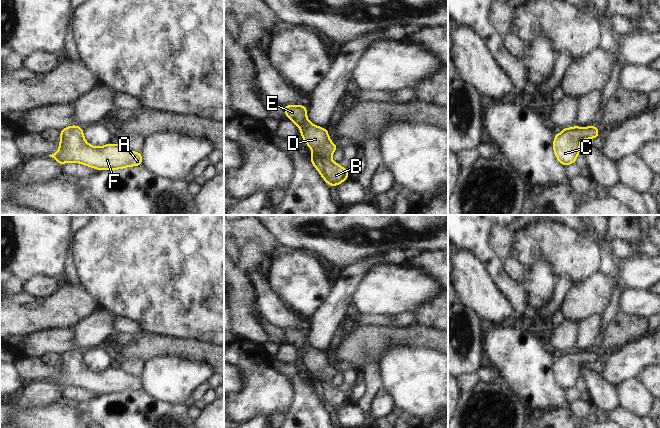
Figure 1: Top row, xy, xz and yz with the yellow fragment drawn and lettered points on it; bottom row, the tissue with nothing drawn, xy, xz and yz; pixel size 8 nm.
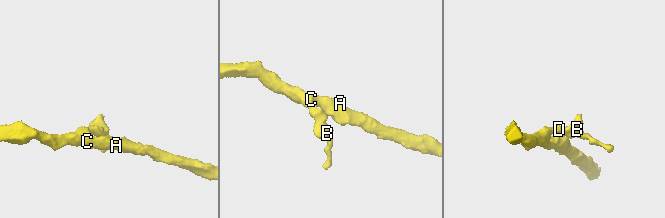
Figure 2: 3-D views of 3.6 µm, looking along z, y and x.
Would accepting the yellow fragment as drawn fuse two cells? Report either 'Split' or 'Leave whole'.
Leave whole

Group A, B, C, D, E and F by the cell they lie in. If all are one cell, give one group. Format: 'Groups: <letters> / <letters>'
Groups: A B C D E F

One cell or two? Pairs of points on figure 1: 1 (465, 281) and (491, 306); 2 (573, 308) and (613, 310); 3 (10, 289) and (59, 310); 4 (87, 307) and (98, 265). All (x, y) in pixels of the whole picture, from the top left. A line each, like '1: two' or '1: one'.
1: one
2: two
3: two
4: two

